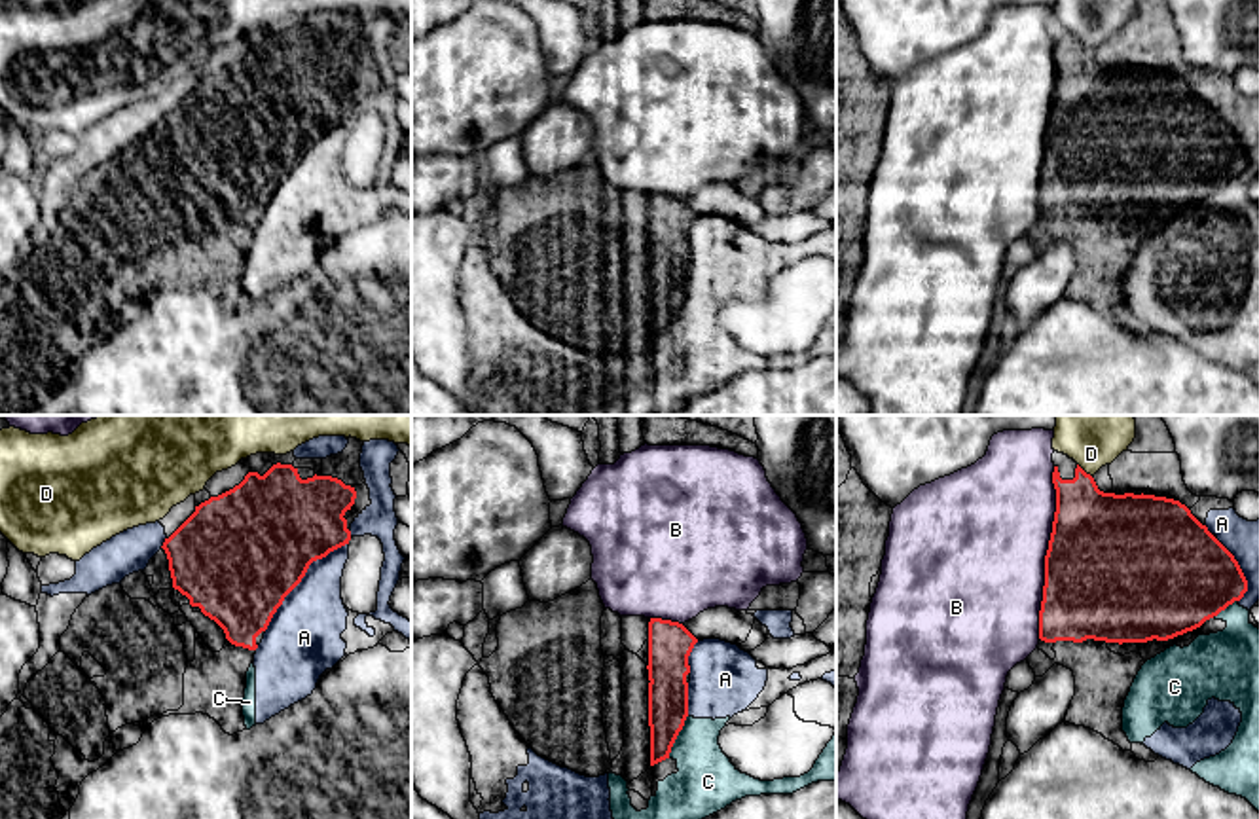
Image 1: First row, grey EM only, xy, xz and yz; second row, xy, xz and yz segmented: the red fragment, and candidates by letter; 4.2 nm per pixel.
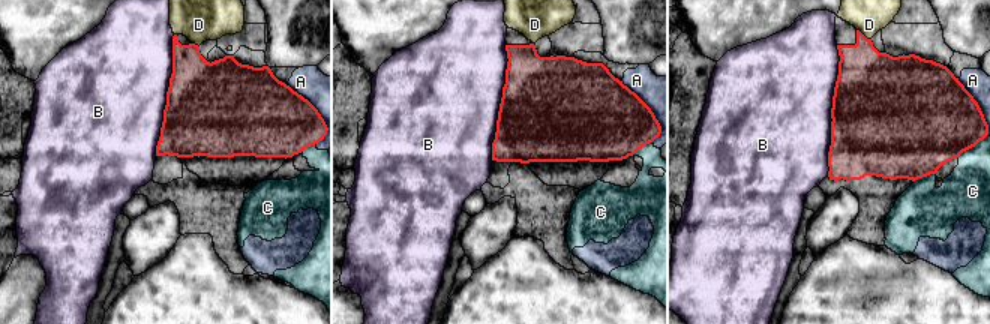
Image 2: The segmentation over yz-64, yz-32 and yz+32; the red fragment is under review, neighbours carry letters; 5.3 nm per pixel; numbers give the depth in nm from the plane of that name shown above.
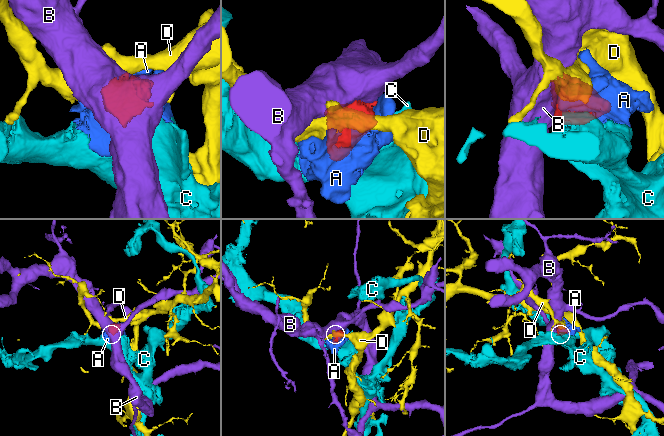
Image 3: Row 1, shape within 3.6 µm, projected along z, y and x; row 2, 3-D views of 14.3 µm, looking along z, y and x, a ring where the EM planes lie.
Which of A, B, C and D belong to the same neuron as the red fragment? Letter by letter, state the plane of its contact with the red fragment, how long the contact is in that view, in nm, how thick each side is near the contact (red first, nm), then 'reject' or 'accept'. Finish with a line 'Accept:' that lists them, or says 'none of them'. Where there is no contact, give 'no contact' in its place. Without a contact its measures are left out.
A: meets red in xy; contact 500 nm long; 500 nm thick on the red side, 320 nm on the other; reject
B: meets red in yz; contact 750 nm long; 500 nm thick on the red side, 500 nm on the other; reject
C: meets red in xz; contact 200 nm long; 180 nm thick on the red side, 260 nm on the other; reject
D: meets red in yz; contact 90 nm long; 320 nm thick on the red side, 190 nm on the other; reject
Accept: none of them

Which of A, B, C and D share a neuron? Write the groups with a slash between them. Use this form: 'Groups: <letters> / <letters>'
Groups: A C / B / D

